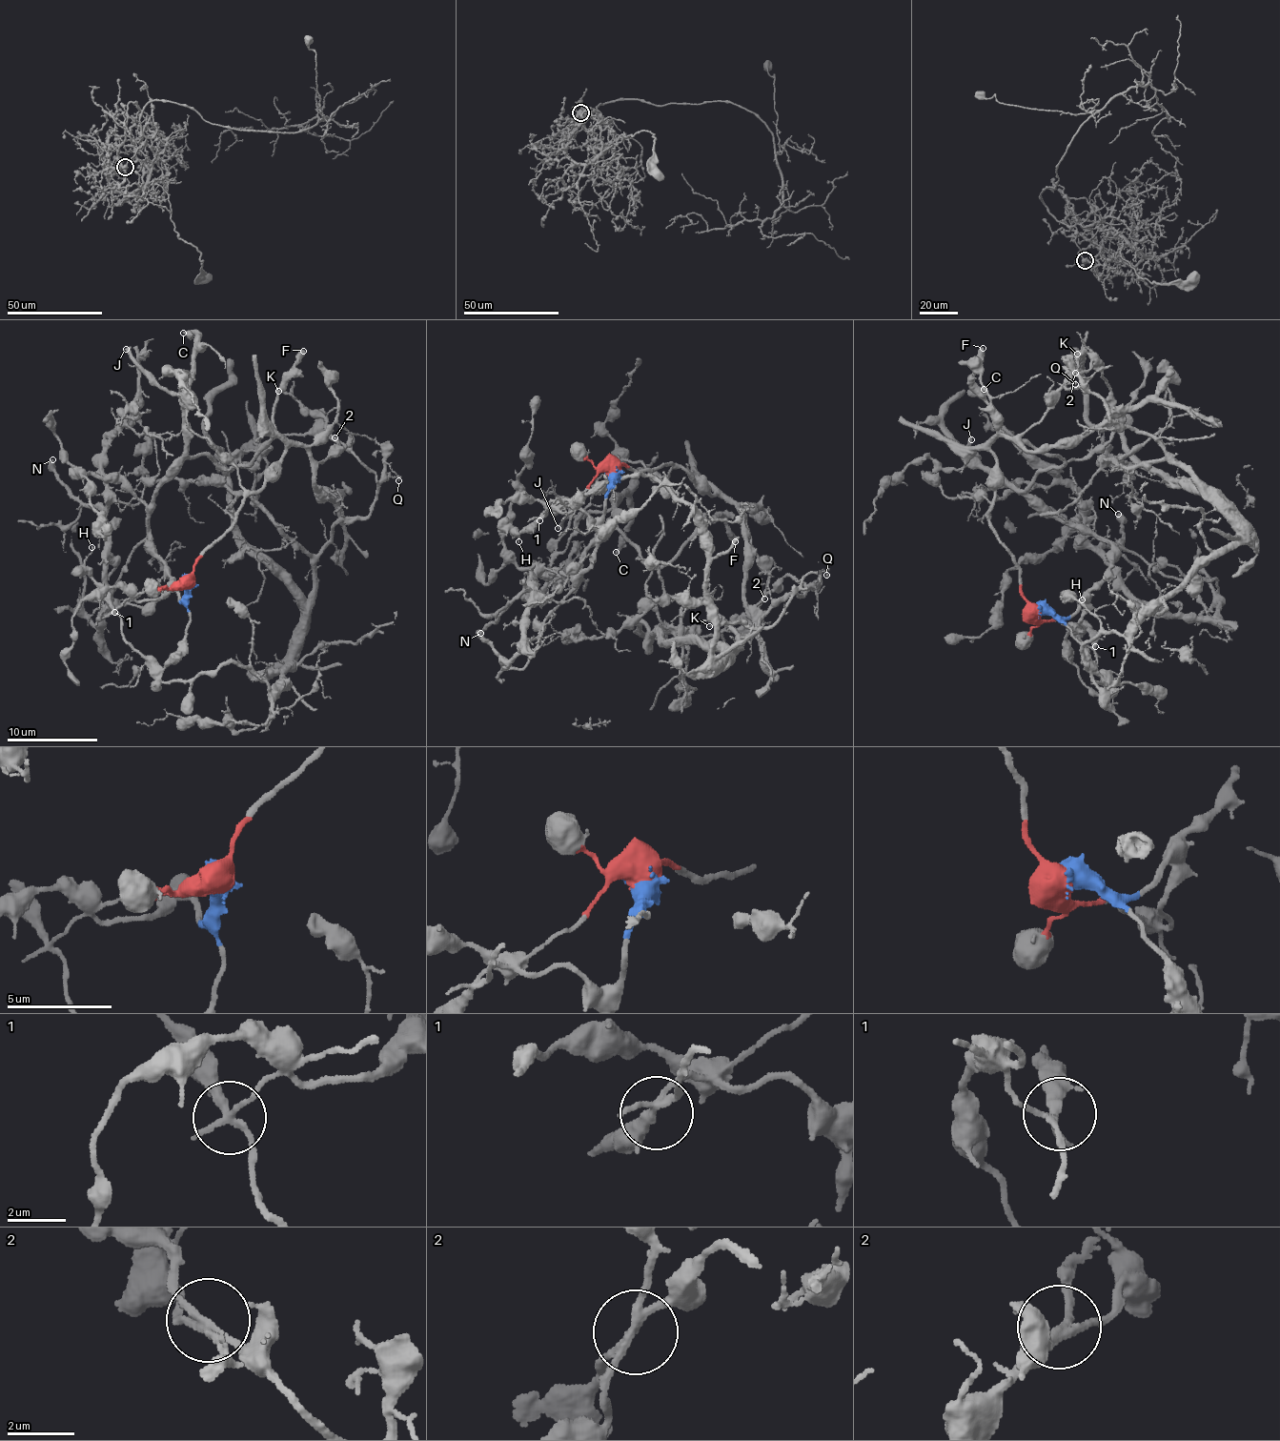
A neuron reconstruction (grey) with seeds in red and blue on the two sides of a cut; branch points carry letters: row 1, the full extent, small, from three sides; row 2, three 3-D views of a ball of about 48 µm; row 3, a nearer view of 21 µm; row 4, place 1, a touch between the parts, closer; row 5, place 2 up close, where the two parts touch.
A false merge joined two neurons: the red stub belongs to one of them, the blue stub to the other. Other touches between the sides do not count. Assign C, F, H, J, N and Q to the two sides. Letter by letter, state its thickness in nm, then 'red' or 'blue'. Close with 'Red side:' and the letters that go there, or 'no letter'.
C: calibre 280 nm; blue
F: calibre 480 nm; blue
H: calibre 110 nm; blue
J: calibre 360 nm; blue
N: calibre 480 nm; blue
Q: calibre 180 nm; blue
Red side: no letter

